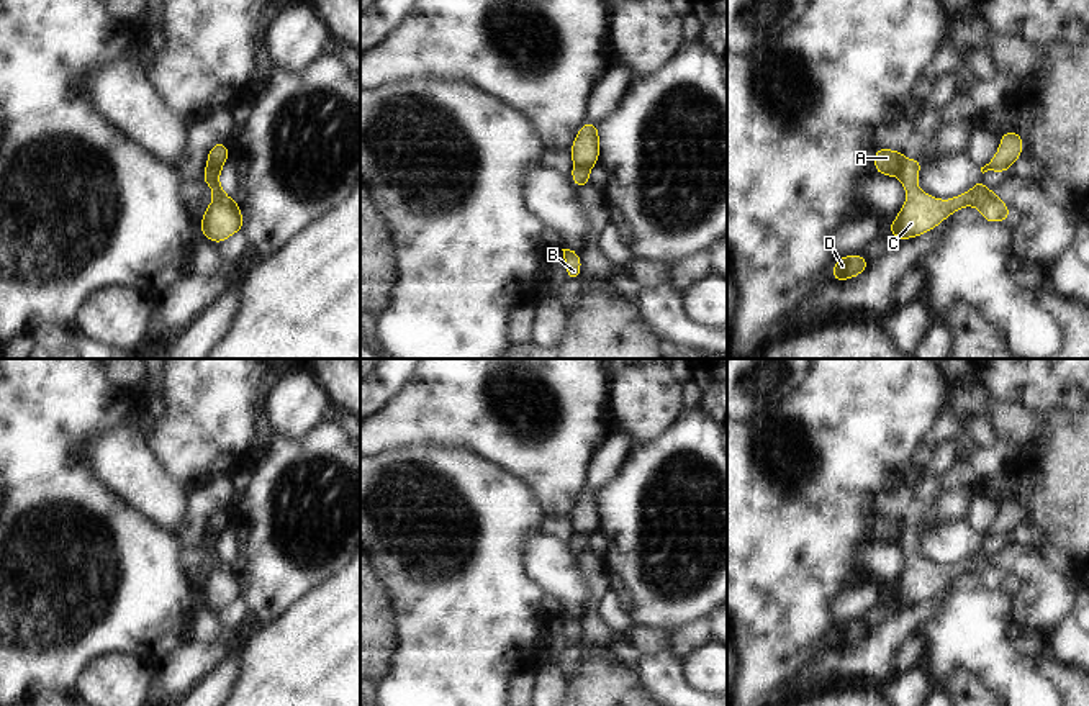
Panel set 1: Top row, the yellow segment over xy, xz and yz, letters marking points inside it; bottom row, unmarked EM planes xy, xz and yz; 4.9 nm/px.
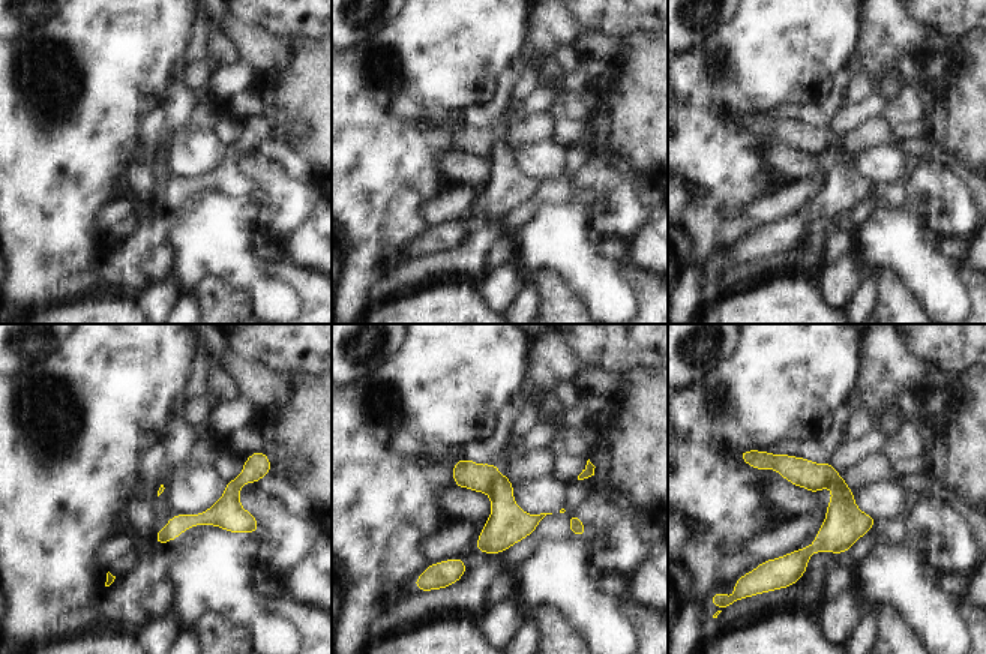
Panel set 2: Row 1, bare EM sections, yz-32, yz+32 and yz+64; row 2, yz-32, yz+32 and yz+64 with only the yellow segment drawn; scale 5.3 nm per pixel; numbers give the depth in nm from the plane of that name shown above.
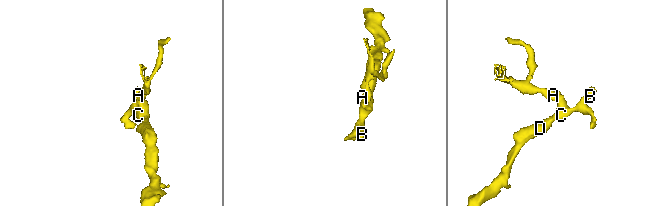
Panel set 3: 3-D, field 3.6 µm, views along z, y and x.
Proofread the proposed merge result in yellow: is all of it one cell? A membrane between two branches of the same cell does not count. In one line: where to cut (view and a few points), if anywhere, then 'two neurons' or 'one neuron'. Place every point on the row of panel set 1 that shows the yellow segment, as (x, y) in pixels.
cut in xz along (573, 166), (588, 171); two neurons

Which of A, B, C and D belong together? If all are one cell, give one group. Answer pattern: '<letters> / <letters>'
A / B C D

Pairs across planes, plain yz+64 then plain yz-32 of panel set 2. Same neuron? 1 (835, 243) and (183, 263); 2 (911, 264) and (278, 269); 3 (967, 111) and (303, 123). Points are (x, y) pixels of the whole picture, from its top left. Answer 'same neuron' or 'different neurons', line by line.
1: different neurons
2: different neurons
3: different neurons

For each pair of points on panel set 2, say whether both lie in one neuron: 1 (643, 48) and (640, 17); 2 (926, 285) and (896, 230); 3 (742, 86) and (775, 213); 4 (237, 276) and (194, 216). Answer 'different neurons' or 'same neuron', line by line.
1: different neurons
2: same neuron
3: different neurons
4: same neuron

